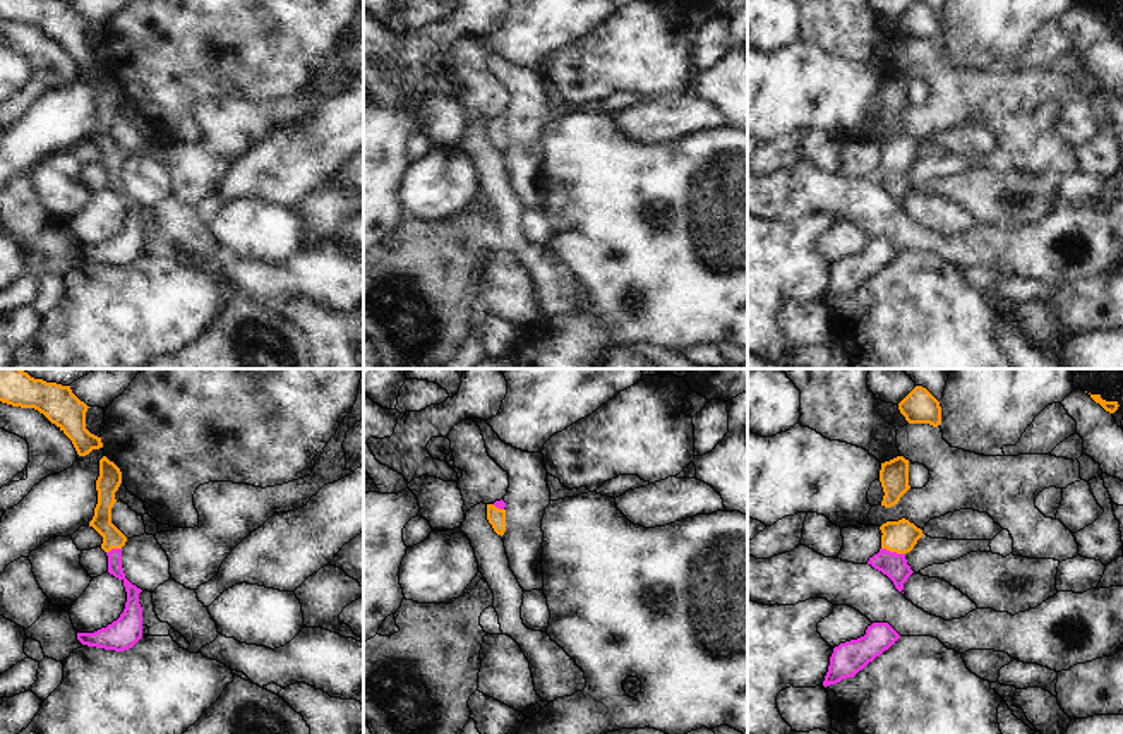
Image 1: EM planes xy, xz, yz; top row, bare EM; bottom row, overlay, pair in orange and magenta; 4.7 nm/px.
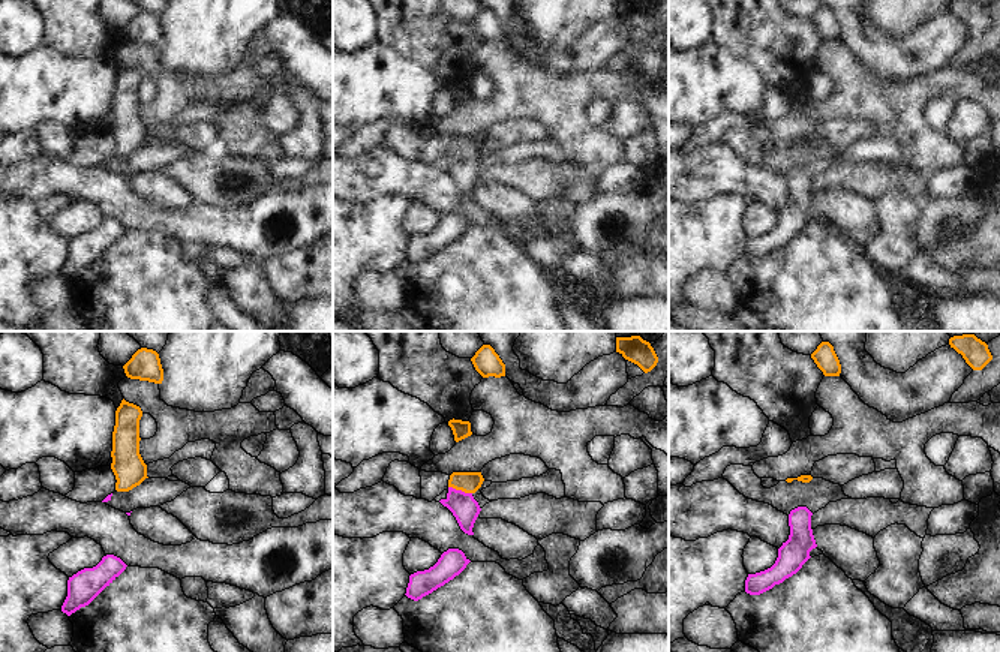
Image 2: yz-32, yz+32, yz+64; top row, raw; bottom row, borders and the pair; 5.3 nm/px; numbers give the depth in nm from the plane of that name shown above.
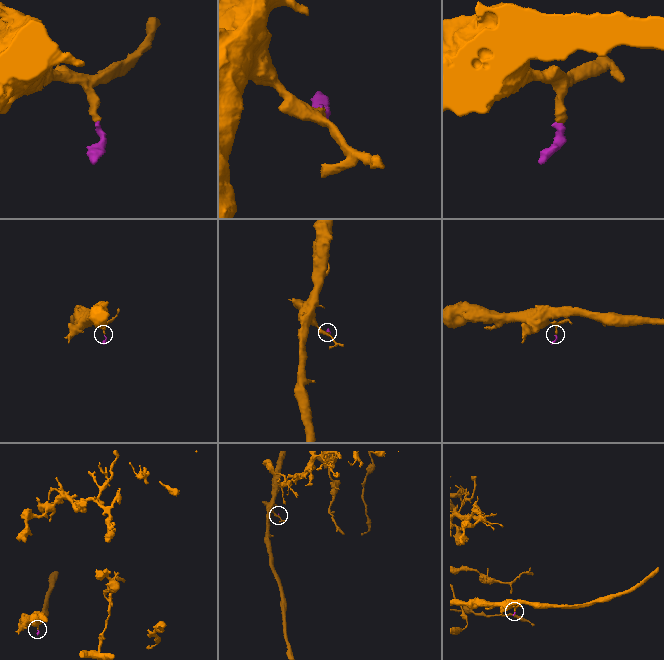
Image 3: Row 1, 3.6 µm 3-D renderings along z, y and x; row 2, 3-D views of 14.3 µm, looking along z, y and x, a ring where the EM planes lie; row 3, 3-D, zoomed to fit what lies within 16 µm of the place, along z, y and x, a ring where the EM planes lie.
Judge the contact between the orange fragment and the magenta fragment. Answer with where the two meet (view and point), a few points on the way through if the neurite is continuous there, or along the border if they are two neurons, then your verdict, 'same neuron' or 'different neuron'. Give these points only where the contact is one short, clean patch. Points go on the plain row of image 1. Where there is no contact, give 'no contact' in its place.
contact yz (894, 167); way yz (900, 153), (894, 167), (894, 180); same neuron

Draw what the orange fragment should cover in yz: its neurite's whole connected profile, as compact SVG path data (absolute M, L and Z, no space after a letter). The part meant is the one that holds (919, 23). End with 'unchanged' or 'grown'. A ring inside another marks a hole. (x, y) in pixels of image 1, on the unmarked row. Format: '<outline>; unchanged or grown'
M916 2L900 19L900 29L909 39L941 39L940 17L922 2Z; unchanged

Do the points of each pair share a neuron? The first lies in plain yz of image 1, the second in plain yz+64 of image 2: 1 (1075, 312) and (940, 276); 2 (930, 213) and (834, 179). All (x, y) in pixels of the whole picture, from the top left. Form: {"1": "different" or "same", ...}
{"1": "different", "2": "different"}

